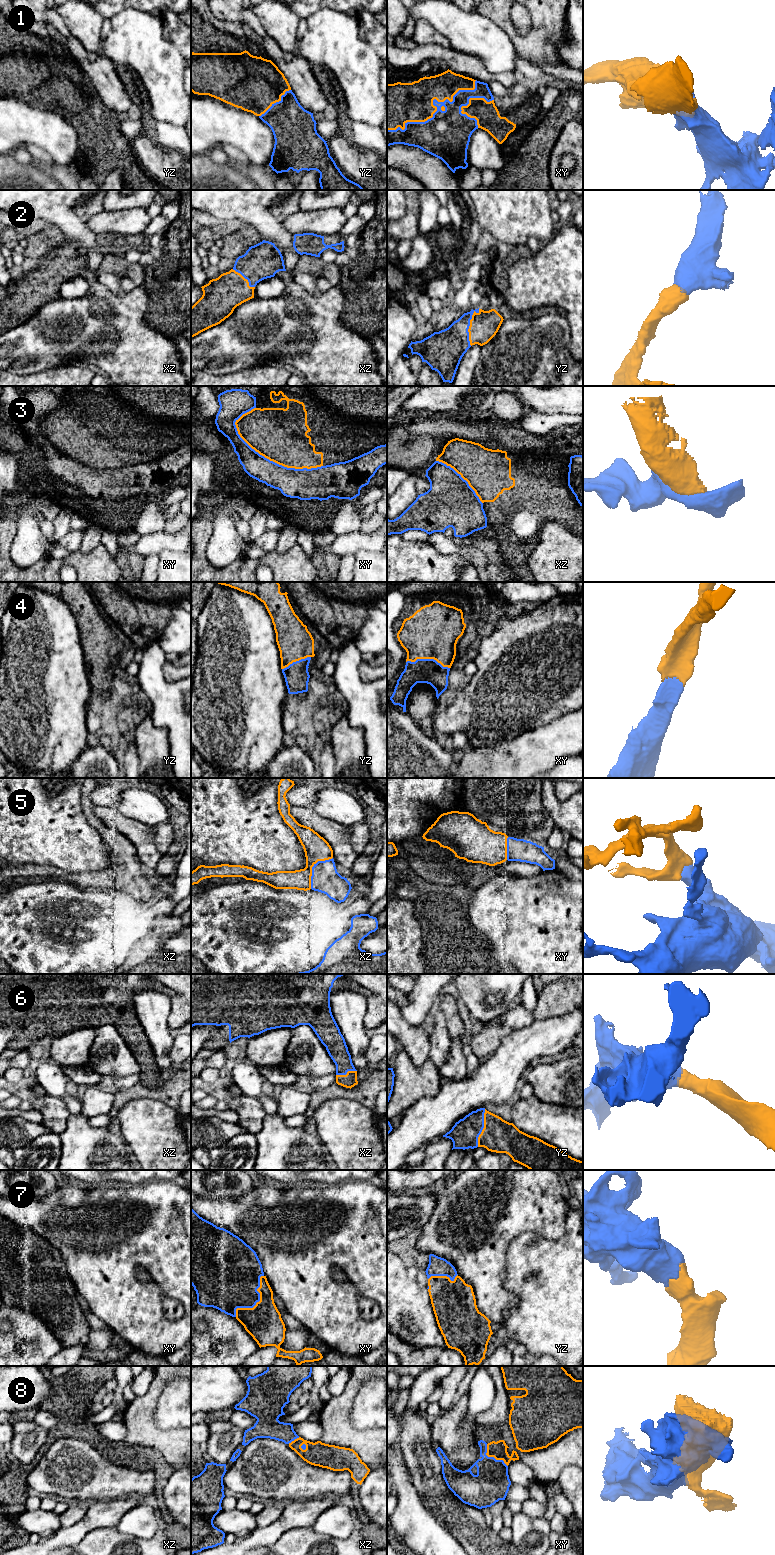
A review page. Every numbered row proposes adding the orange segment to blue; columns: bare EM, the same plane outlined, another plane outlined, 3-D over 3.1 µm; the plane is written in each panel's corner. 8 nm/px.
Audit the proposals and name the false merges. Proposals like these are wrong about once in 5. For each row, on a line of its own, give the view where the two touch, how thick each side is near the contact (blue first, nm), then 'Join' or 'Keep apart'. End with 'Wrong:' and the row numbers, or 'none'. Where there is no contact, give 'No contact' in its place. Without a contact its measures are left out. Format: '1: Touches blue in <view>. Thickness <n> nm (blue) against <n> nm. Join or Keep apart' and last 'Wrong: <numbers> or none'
1: Touches blue in xy. Thickness 360 nm (blue) against 320 nm. Join
2: Touches blue in yz. Thickness 280 nm (blue) against 220 nm. Join
3: Touches blue in xy. Thickness 240 nm (blue) against 420 nm. Keep apart
4: Touches blue in xy. Thickness 200 nm (blue) against 420 nm. Join
5: Touches blue in xz. Thickness 220 nm (blue) against 200 nm. Join
6: Touches blue in yz. Thickness 220 nm (blue) against 260 nm. Join
7: Touches blue in xy. Thickness 400 nm (blue) against 300 nm. Join
8: Touches blue in xy. Thickness 280 nm (blue) against 140 nm. Join
Wrong: 3

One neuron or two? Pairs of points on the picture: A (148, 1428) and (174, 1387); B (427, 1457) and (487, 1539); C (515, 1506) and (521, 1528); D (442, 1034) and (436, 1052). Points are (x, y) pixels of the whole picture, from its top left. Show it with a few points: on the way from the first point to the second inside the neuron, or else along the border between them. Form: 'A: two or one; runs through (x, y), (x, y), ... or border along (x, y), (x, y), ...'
A: two; border along (159, 1396), (154, 1423), (163, 1429), (175, 1429)
B: one; runs through (427, 1478), (431, 1487), (466, 1522)
C: two; border along (521, 1511), (513, 1514)
D: one; runs through (440, 1038), (439, 1048)

